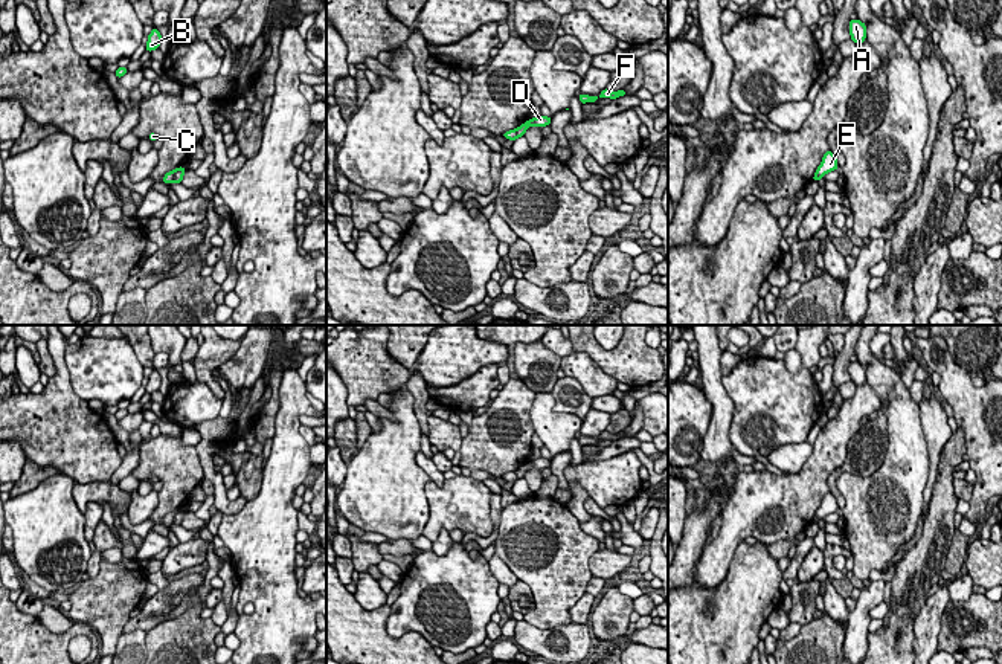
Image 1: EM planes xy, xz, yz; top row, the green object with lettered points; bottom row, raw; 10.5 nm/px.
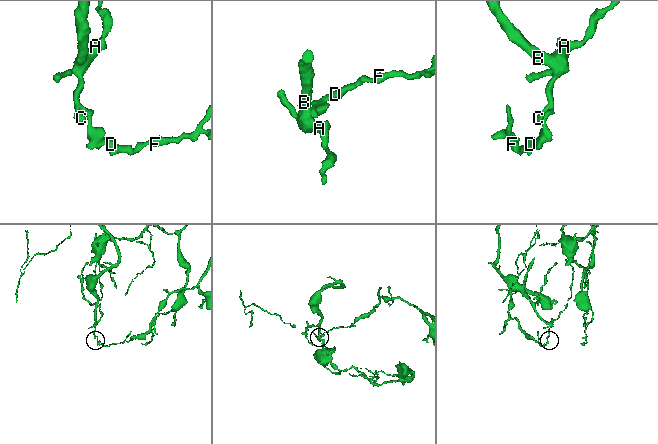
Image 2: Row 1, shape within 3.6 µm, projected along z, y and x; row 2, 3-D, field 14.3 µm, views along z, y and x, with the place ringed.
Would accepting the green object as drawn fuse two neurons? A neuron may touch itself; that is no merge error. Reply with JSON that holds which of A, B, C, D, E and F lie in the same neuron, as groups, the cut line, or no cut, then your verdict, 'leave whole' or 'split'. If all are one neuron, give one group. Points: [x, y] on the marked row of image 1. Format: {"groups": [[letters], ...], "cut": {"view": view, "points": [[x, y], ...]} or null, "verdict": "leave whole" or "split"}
{"groups": [["A", "B", "C", "E"], ["D", "F"]], "cut": {"view": "xy", "points": [[183, 167], [173, 180]]}, "verdict": "split"}

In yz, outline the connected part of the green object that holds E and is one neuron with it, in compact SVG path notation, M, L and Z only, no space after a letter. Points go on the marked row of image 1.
M828 150L828 151L824 154L822 162L821 162L821 165L819 165L817 169L816 169L816 176L817 176L819 179L824 179L824 176L825 176L827 172L836 171L837 166L839 166L837 157L833 154L831 150Z

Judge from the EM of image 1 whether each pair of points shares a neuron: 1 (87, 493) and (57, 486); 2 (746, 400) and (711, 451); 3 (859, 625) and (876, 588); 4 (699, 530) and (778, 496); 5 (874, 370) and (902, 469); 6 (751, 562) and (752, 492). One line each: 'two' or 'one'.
1: two
2: two
3: one
4: two
5: one
6: two

